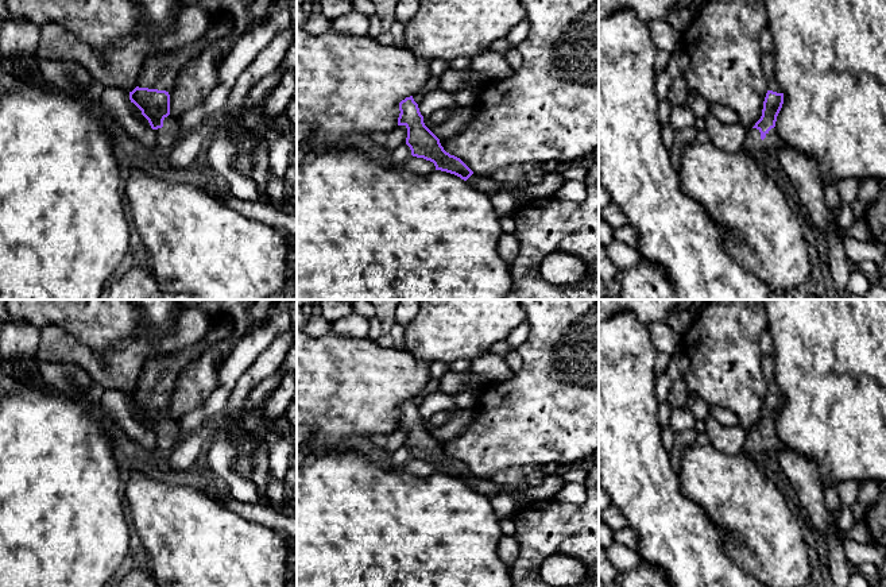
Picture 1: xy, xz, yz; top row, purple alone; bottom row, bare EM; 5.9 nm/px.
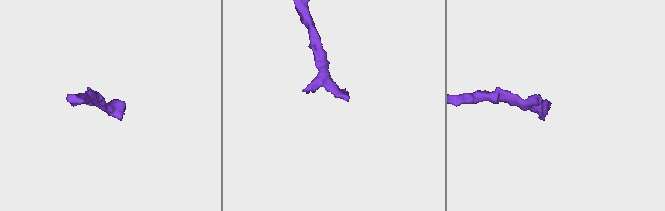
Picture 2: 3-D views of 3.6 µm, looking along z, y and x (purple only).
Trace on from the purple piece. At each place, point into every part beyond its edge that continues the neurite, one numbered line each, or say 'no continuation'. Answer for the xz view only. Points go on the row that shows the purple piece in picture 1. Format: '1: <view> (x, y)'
1: xz (487, 185)

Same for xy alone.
1: xy (159, 72)

